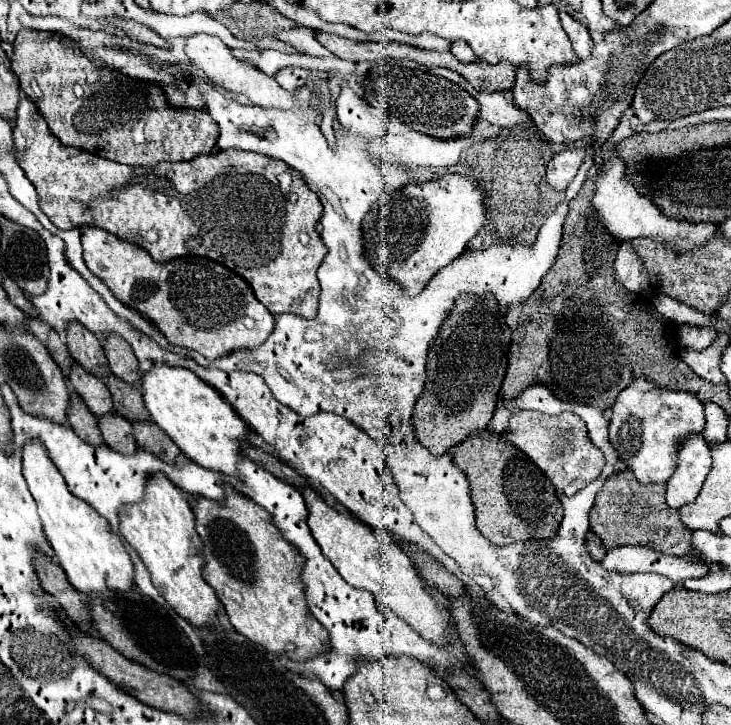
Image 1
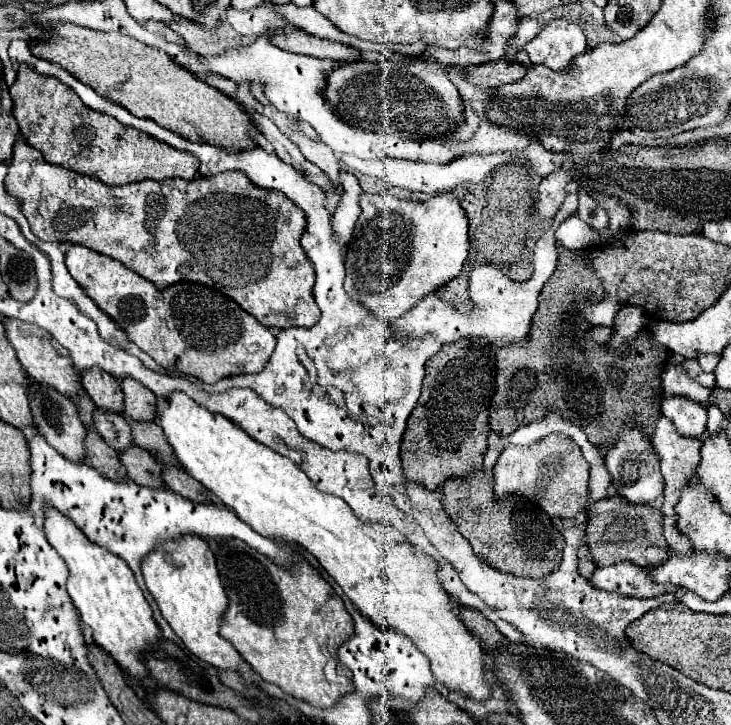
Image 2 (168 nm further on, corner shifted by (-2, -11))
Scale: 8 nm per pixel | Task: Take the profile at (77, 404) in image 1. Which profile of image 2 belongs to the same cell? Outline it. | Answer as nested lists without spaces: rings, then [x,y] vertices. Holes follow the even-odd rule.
[[[88,430],[88,436],[86,436],[86,450],[88,450],[88,456],[86,456],[86,462],[96,468],[102,476],[110,478],[110,480],[128,480],[128,474],[126,474],[126,468],[122,466],[120,458],[118,458],[118,452],[114,448],[110,448],[96,432]]]

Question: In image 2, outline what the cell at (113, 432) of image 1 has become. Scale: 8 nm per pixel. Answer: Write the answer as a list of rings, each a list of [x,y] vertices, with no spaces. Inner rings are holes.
[[[132,446],[120,456],[122,464],[128,470],[128,478],[136,484],[150,486],[150,488],[166,488],[162,478],[162,464],[158,464],[146,450]]]

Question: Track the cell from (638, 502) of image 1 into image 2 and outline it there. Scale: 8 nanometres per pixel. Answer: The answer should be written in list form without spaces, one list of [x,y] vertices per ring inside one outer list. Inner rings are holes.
[[[612,496],[588,506],[586,540],[596,566],[632,562],[640,568],[656,568],[670,558],[670,548],[662,534],[662,512],[652,506],[630,504],[622,496]]]

